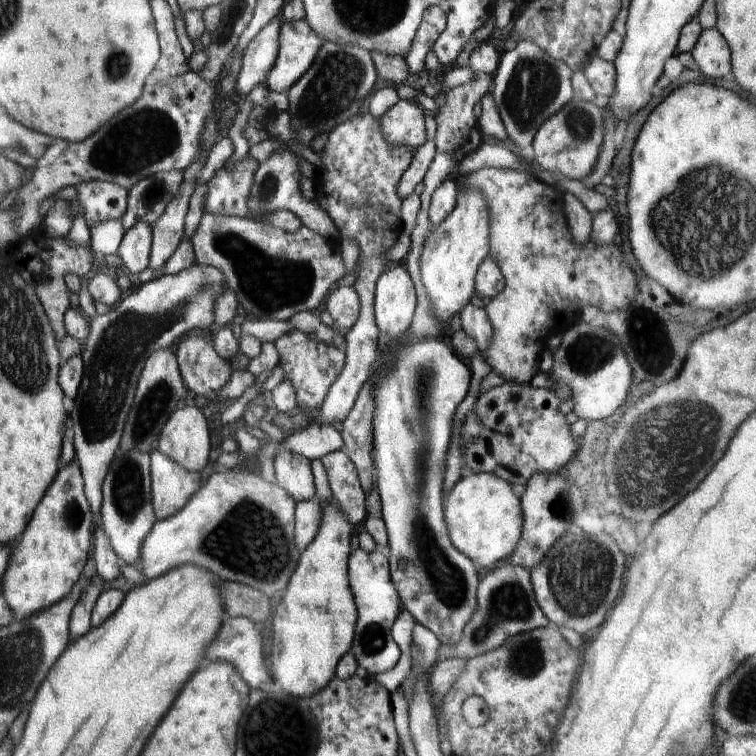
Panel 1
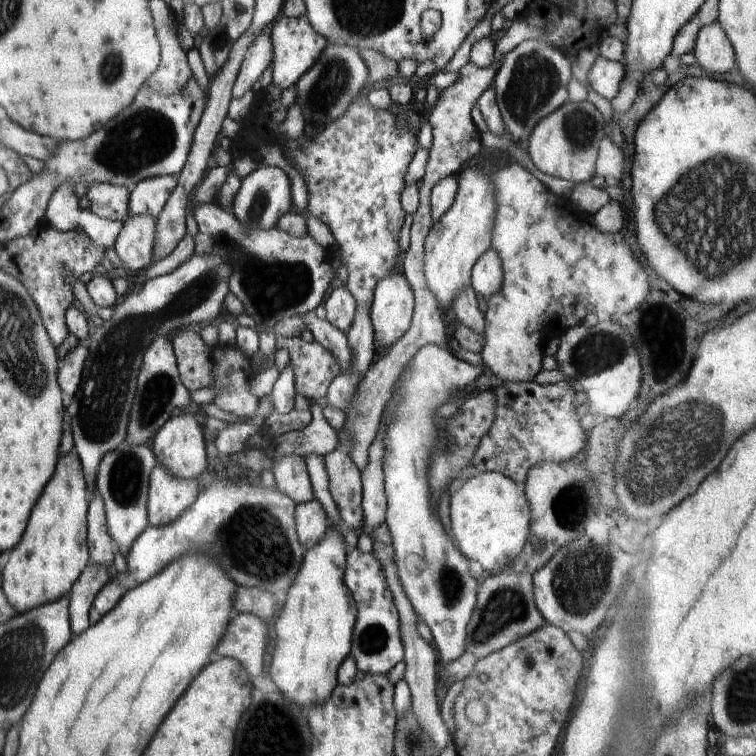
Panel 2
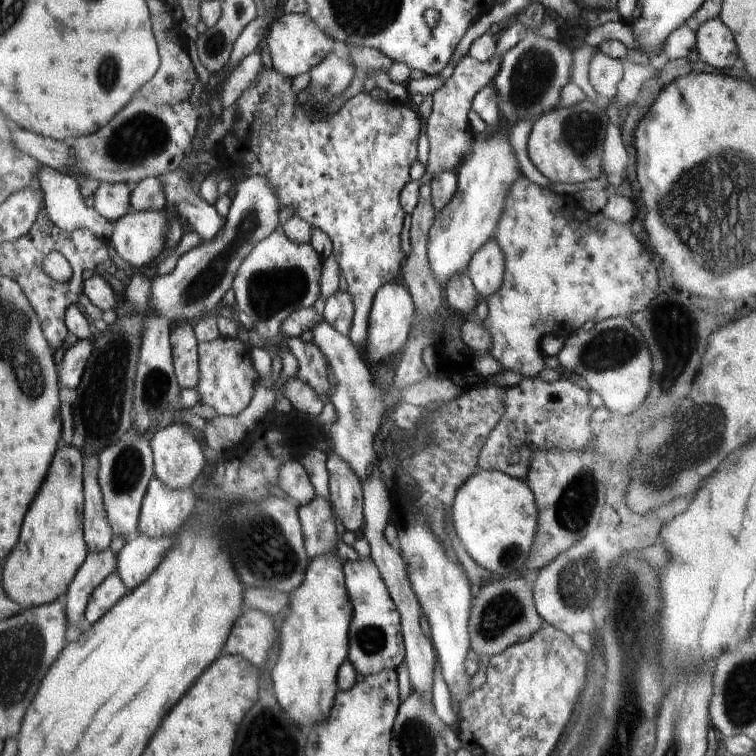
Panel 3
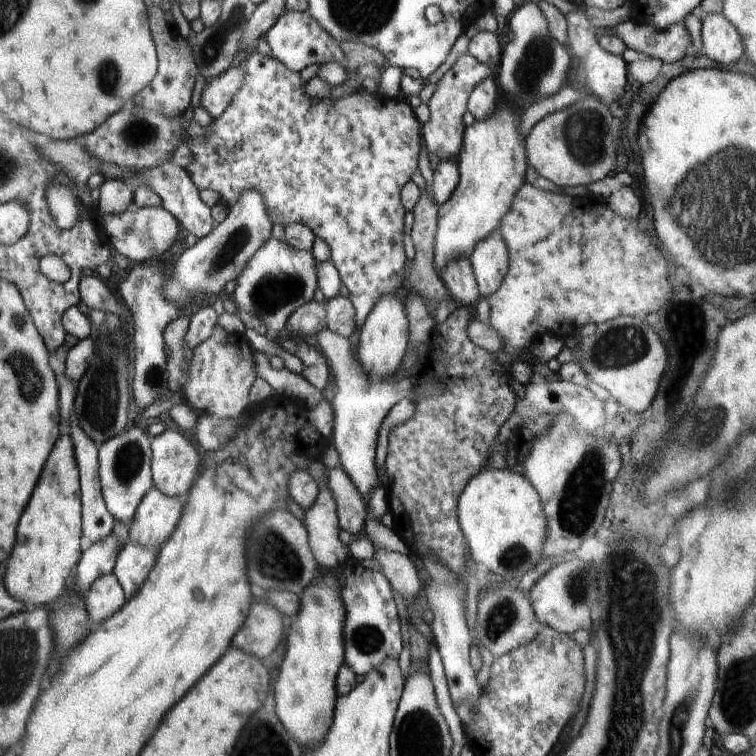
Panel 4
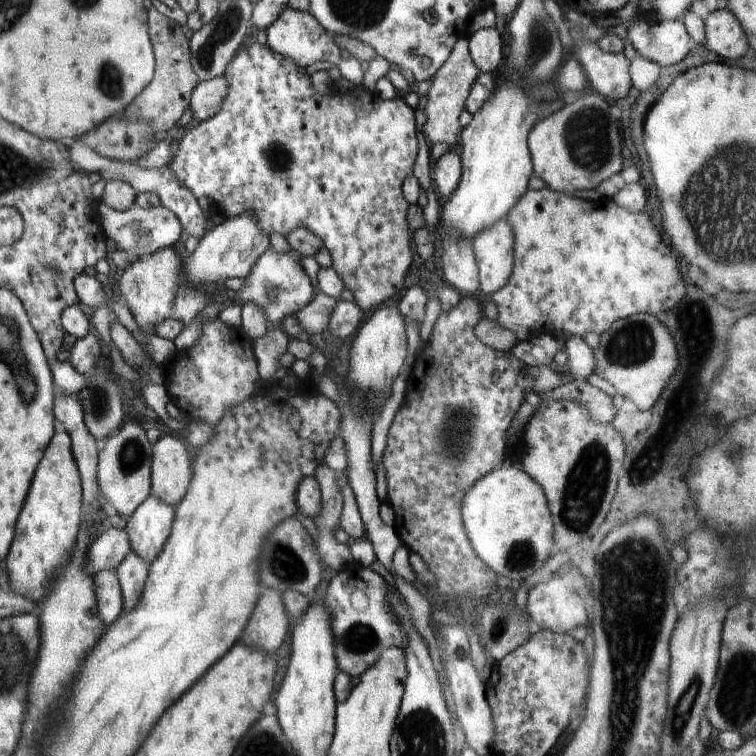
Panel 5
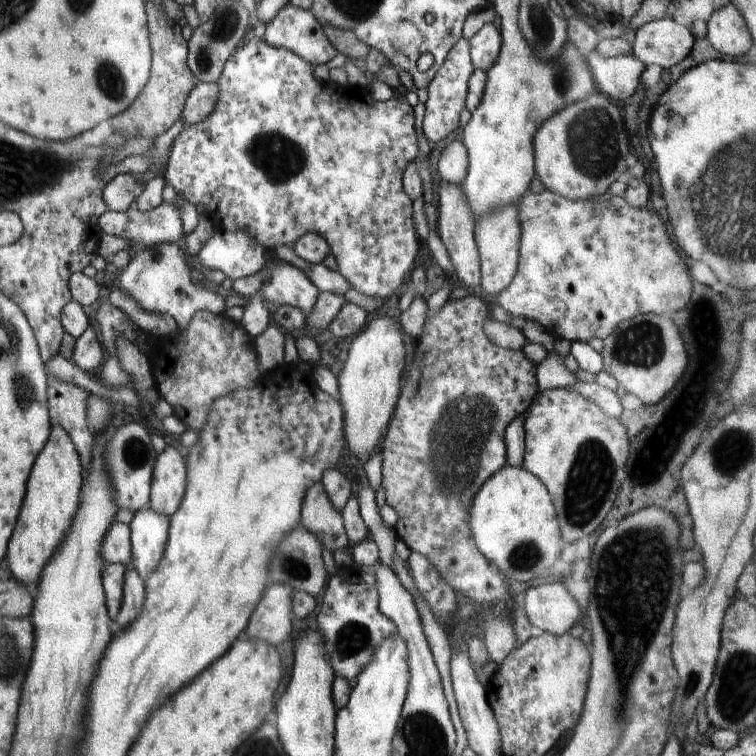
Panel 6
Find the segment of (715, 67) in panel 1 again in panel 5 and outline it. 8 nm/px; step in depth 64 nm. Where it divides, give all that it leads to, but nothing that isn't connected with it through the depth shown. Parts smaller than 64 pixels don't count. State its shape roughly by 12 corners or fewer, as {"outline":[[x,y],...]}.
{"outline":[[730,10],[704,21],[706,48],[724,60],[742,58],[746,36]]}

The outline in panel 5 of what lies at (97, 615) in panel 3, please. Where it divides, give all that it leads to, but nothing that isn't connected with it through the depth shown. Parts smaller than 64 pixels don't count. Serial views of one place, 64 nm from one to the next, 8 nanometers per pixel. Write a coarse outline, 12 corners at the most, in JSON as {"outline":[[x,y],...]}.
{"outline":[[116,570],[94,575],[98,616],[112,624],[124,612]]}

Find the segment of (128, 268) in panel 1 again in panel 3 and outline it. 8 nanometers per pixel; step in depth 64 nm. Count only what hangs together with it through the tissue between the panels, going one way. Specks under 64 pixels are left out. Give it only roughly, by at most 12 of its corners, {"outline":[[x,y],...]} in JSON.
{"outline":[[131,209],[109,243],[134,268],[167,248],[165,210]]}

